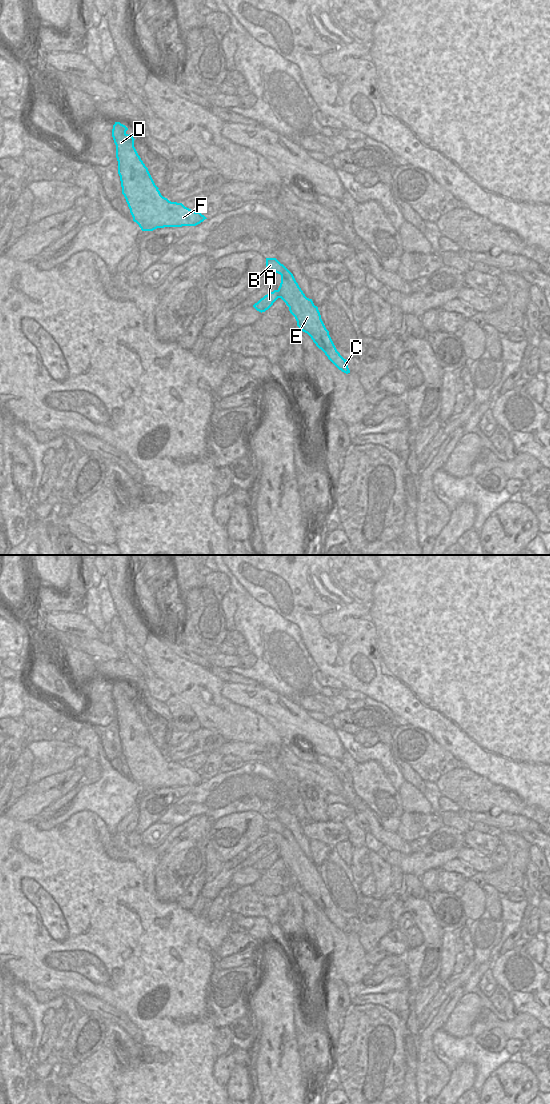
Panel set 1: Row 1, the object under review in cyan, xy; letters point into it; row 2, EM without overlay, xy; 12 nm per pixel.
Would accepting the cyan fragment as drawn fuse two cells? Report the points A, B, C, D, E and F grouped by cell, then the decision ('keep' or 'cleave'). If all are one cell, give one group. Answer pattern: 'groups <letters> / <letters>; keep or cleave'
groups A / B C D E F; cleave

